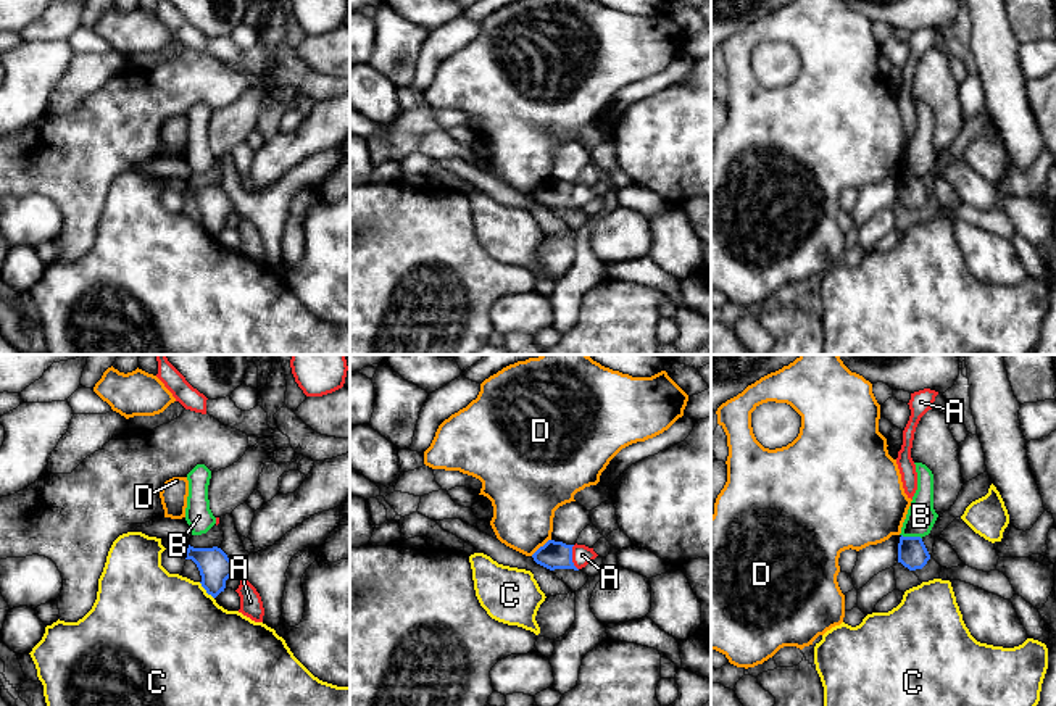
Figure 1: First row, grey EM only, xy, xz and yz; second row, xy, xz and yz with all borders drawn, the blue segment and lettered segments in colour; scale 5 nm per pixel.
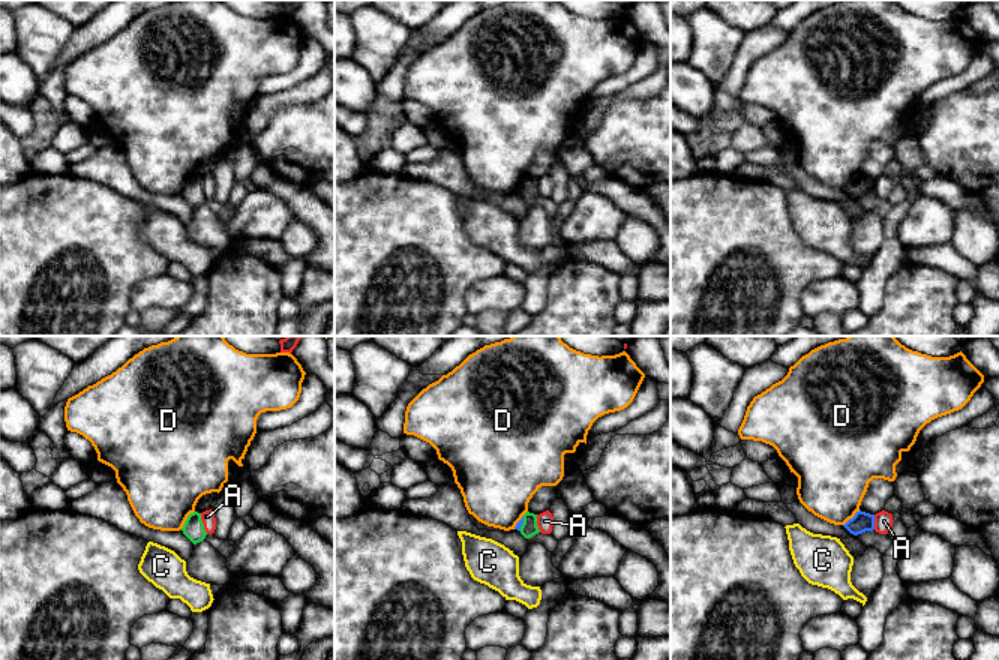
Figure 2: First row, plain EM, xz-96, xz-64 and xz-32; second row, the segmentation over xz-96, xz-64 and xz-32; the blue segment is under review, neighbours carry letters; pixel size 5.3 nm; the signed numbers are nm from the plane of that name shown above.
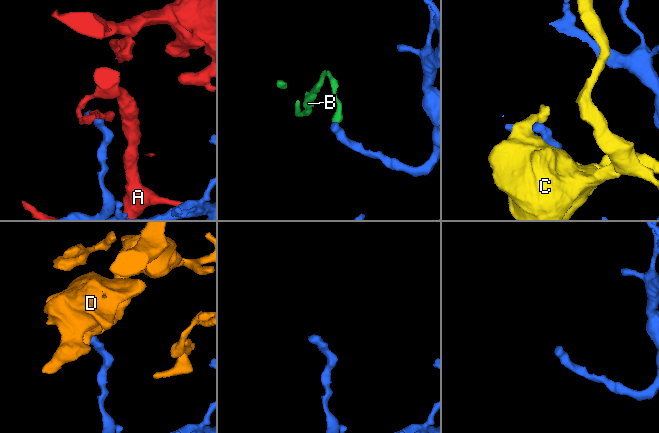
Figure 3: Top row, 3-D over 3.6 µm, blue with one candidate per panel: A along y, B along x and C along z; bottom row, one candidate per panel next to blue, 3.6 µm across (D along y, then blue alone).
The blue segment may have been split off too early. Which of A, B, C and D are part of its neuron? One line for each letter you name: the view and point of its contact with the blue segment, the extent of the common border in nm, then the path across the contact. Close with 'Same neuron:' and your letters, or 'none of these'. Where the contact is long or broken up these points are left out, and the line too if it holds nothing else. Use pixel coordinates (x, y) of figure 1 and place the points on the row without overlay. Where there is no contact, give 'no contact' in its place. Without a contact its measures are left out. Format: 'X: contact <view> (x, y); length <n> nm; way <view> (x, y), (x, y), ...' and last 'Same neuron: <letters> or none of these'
Same neuron: none of these

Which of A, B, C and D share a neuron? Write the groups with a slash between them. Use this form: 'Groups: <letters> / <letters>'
Groups: A / B / C / D

